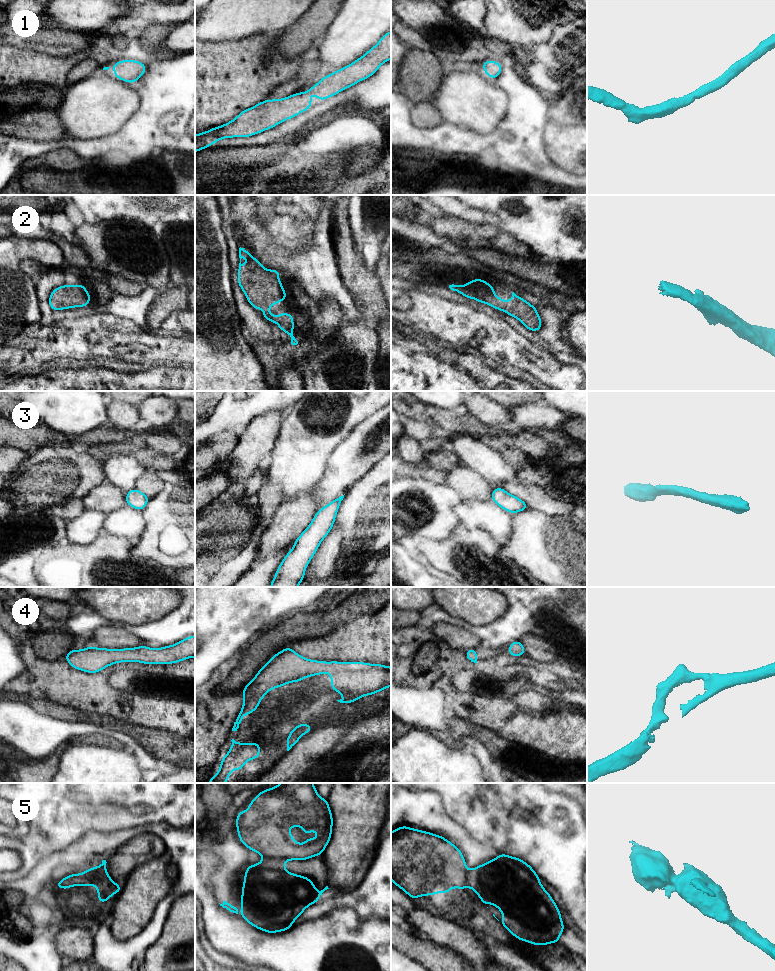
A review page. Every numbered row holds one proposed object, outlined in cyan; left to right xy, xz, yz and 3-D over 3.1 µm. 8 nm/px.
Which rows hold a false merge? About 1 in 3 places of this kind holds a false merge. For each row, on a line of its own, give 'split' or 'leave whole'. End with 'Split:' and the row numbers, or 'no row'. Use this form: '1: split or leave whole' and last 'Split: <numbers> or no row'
1: leave whole
2: leave whole
3: leave whole
4: leave whole
5: split
Split: 5

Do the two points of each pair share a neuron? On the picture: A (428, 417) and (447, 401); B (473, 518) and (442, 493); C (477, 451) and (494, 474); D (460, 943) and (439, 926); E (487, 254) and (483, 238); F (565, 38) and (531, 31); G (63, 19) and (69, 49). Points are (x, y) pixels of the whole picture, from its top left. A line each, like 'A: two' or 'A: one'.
A: two
B: two
C: one
D: one
E: two
F: two
G: two

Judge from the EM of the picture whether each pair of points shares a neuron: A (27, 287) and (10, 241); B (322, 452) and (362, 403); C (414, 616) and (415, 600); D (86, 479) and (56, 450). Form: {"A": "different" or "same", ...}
{"A": "same", "B": "same", "C": "different", "D": "same"}

